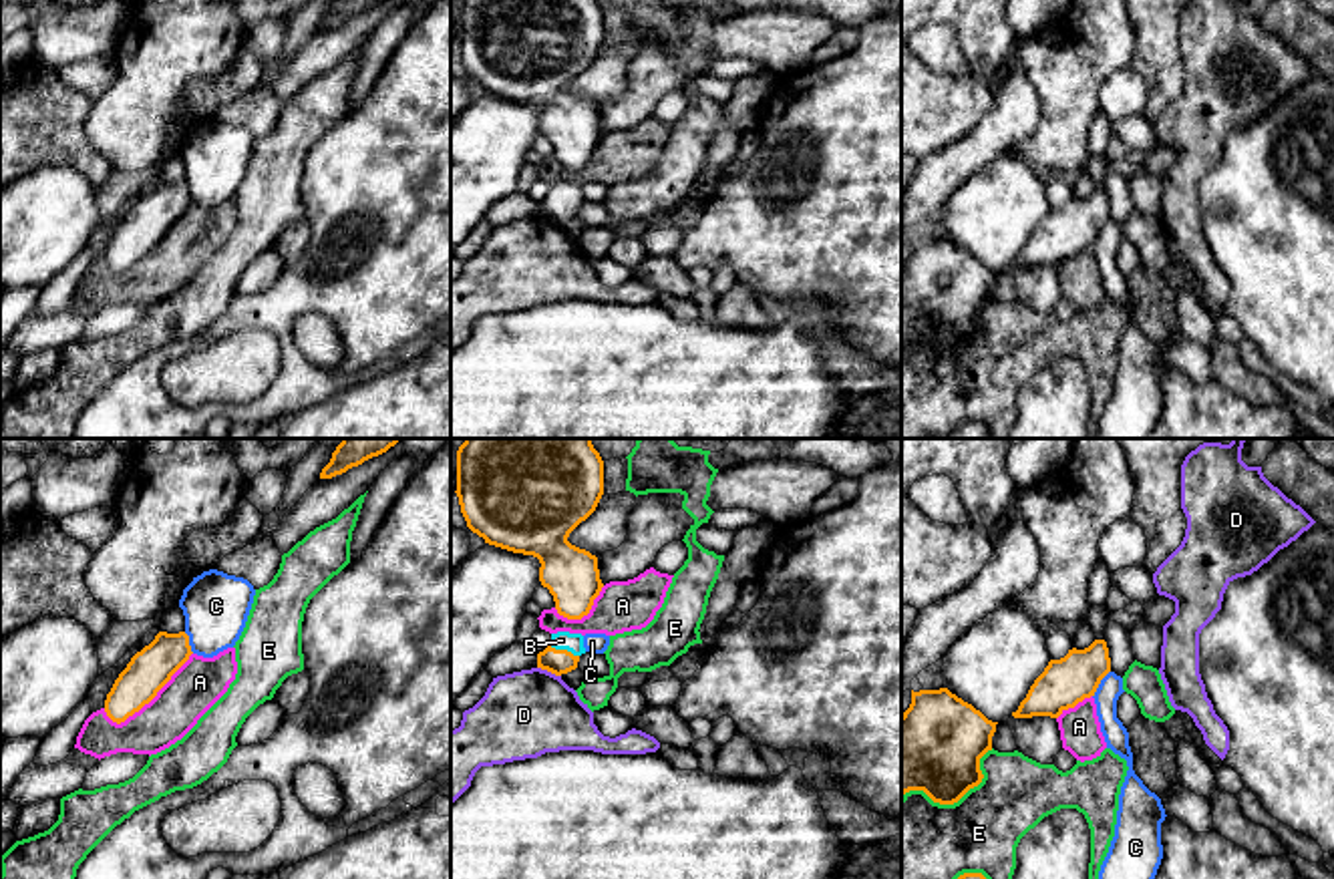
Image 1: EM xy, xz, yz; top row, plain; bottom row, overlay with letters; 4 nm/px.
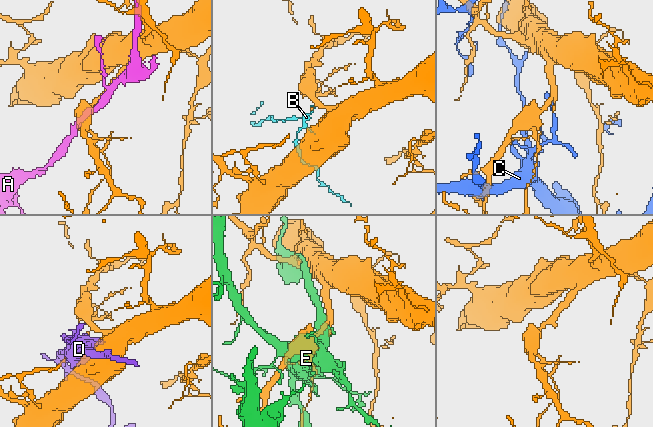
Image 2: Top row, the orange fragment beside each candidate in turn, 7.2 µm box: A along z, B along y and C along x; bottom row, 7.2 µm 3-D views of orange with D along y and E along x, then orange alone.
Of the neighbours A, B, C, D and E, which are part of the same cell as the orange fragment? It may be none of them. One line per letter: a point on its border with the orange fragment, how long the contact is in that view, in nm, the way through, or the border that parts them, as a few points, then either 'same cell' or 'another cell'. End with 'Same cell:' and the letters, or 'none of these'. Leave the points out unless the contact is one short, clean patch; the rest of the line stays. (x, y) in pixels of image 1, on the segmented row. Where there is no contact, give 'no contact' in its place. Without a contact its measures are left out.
A: xy (151, 698) | 440 nm | along xy (192, 652), (172, 678), (137, 711), (119, 723), (105, 715) | another cell
B: xz (564, 650) | 130 nm | across xz (558, 662), (564, 650), (562, 640) | same cell
C: yz (1099, 682) | 130 nm | another cell
D: xz (550, 670) | 100 nm | another cell
E: yz (956, 801) | 420 nm | another cell
Same cell: B

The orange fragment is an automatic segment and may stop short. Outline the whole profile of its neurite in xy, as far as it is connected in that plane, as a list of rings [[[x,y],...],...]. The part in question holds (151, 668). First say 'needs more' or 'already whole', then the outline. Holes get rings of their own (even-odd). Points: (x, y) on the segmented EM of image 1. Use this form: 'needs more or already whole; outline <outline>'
already whole; outline [[[159,632],[149,646],[131,658],[115,680],[105,700],[107,716],[121,724],[139,712],[157,696],[191,654],[189,636],[185,632]]]

